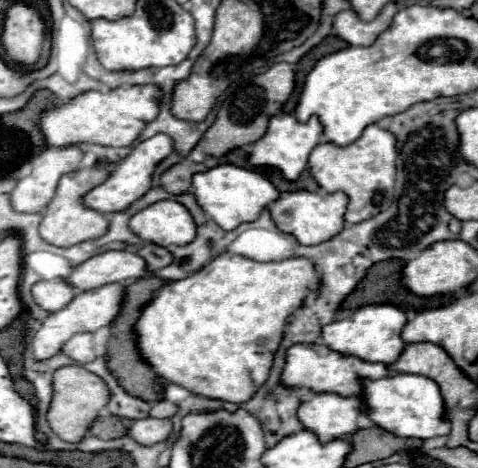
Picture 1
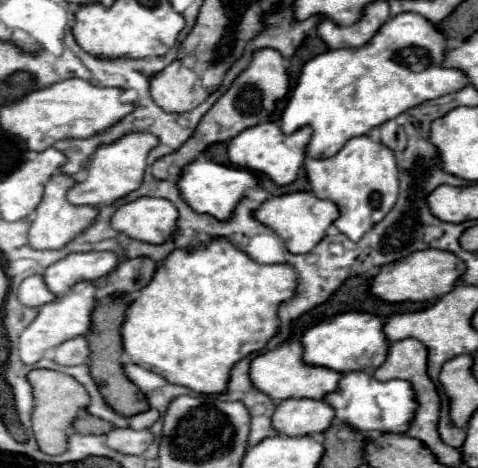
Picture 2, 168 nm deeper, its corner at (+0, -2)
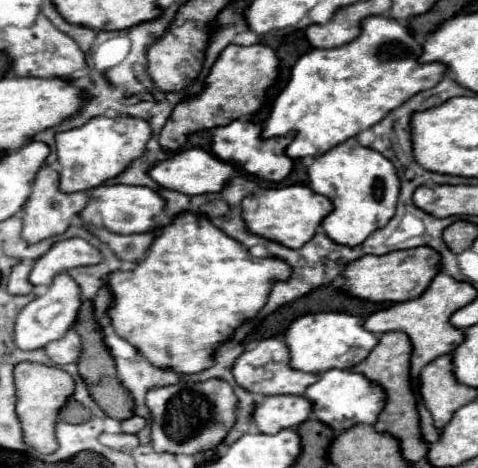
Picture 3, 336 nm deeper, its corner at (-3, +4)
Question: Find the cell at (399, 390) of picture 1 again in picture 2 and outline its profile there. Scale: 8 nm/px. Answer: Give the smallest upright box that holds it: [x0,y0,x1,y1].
[326,372,418,434]

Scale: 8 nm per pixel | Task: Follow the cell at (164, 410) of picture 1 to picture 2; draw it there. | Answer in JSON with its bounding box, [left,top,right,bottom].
[130,408,160,430]

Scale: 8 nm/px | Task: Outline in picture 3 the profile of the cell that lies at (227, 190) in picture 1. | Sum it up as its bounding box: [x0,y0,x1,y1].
[147,148,233,196]

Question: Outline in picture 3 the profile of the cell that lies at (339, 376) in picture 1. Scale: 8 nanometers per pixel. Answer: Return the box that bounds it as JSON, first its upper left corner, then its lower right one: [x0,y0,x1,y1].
[233,336,319,396]

